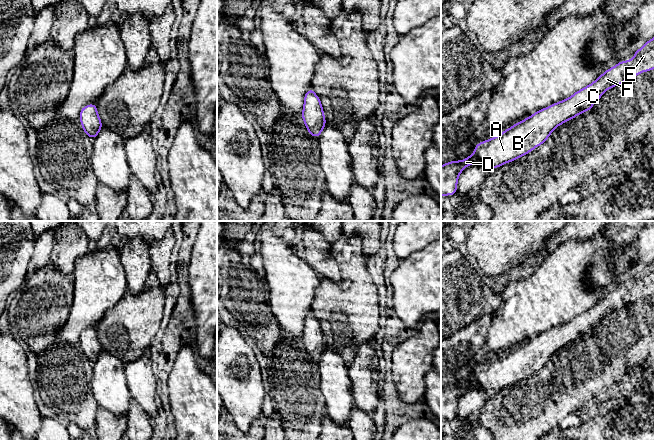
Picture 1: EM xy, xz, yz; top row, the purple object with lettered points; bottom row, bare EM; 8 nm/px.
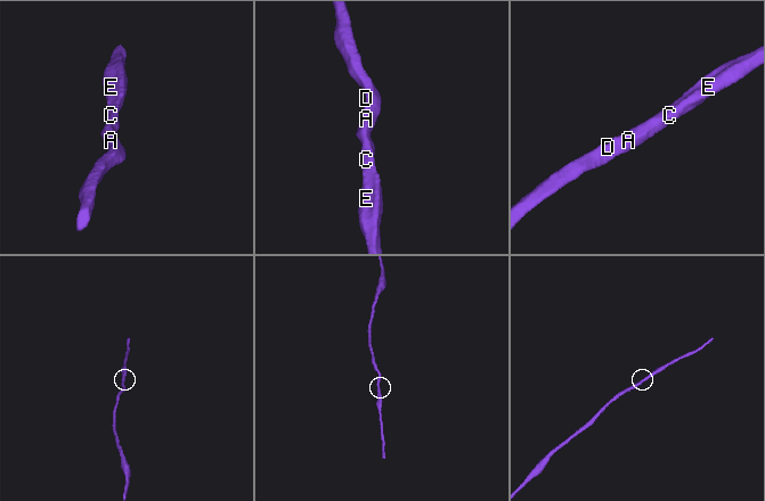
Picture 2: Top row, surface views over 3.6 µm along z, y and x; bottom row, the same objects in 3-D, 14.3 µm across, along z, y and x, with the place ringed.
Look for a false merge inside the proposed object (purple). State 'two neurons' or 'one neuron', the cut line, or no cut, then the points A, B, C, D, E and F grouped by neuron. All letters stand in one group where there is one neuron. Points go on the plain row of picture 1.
one neuron; cut none; groups A B C D E F

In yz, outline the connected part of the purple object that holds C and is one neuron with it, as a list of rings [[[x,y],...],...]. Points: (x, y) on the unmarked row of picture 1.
[[[654,262],[638,273],[632,284],[619,286],[571,321],[534,337],[494,362],[478,367],[468,382],[442,389],[441,420],[456,418],[458,400],[466,390],[479,387],[494,393],[518,383],[543,368],[557,350],[590,335],[606,314],[652,293]]]

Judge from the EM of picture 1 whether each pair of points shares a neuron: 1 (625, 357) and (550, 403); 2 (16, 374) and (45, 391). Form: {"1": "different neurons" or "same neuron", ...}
{"1": "same neuron", "2": "different neurons"}

